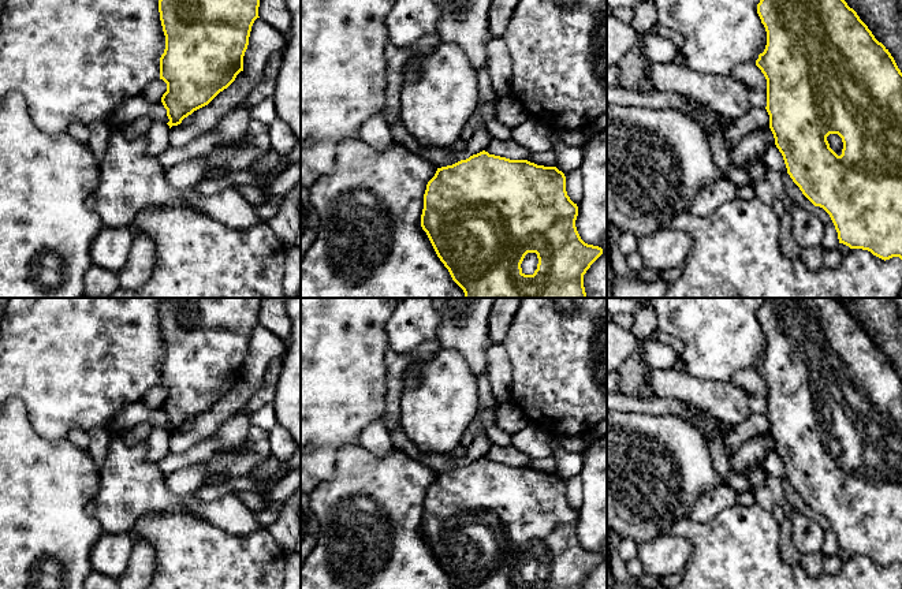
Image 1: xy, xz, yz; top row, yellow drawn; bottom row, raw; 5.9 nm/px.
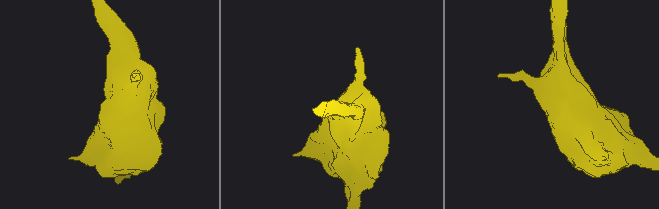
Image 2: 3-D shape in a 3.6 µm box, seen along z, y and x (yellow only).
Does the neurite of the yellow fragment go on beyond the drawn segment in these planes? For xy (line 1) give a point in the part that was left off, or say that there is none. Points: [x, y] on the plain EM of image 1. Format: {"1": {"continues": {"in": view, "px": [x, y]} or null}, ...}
{"1": {"continues": null}}

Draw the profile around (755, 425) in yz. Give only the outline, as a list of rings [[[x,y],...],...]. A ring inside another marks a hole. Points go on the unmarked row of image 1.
[[[752,414],[748,420],[733,426],[731,433],[723,443],[724,452],[728,458],[733,458],[746,441],[764,433],[769,433],[769,421],[767,415]]]

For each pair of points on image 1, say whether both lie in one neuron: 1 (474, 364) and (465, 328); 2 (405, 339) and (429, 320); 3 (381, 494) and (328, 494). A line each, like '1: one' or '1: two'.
1: one
2: one
3: one

